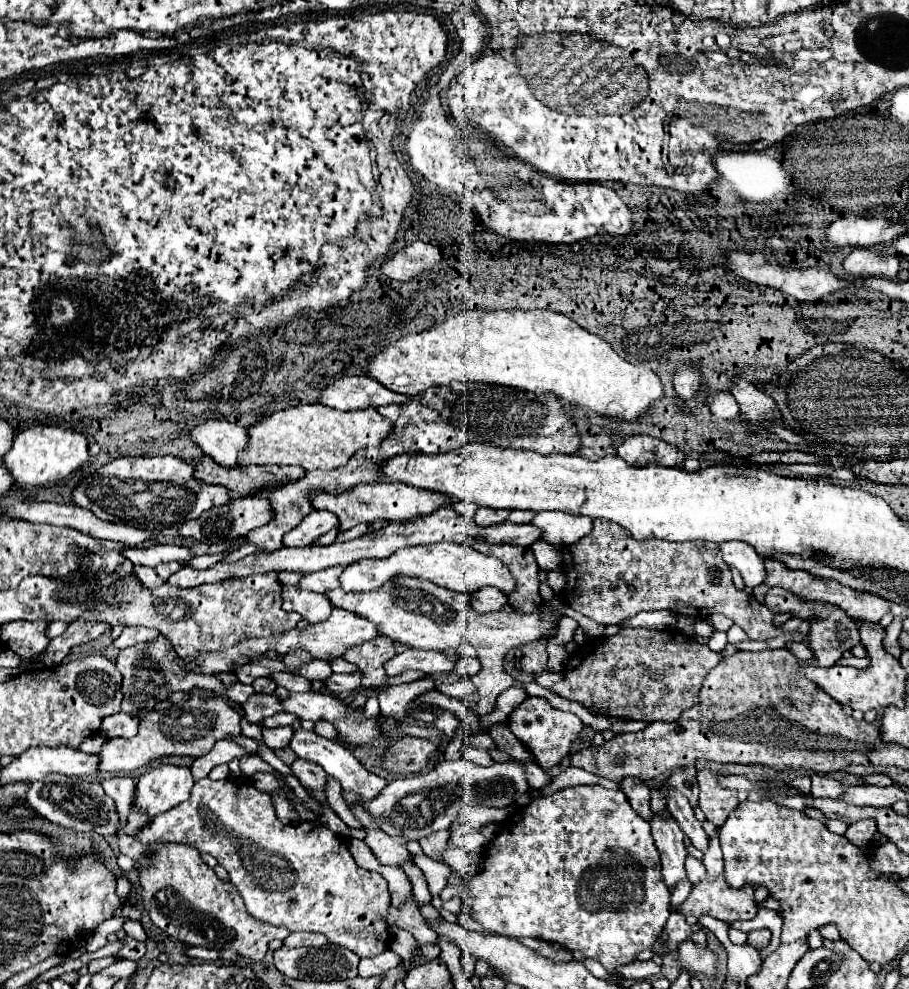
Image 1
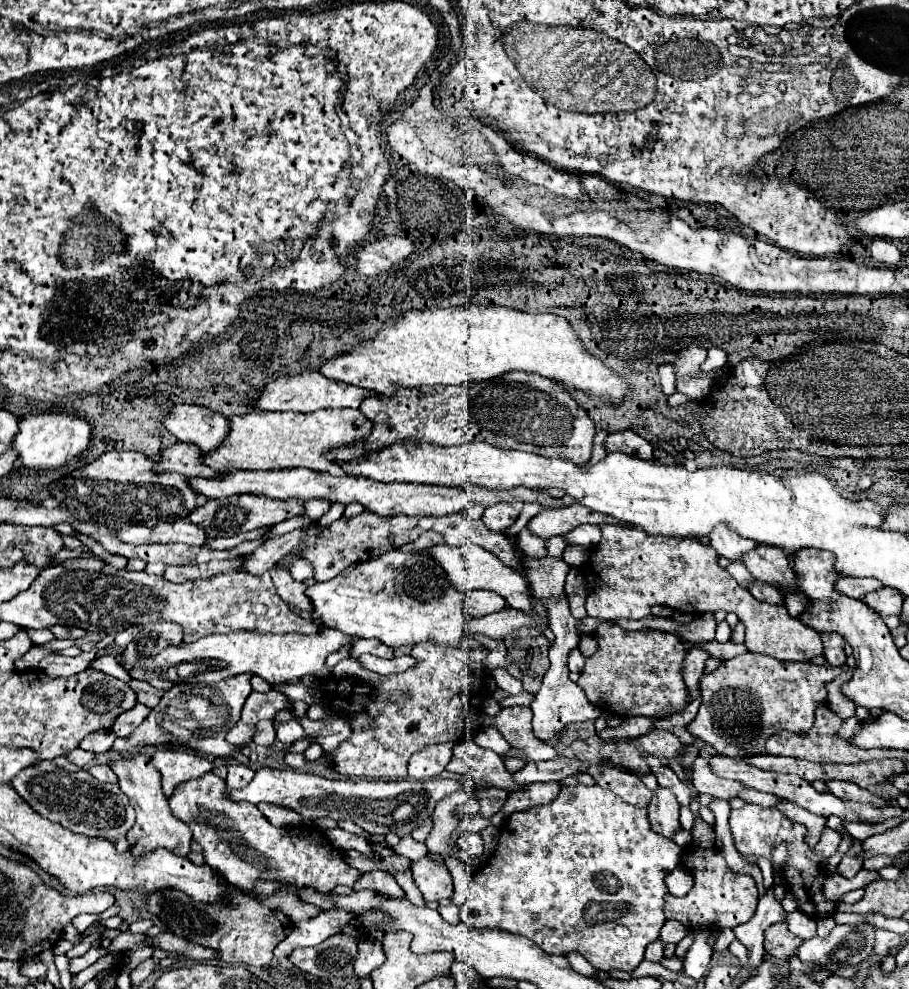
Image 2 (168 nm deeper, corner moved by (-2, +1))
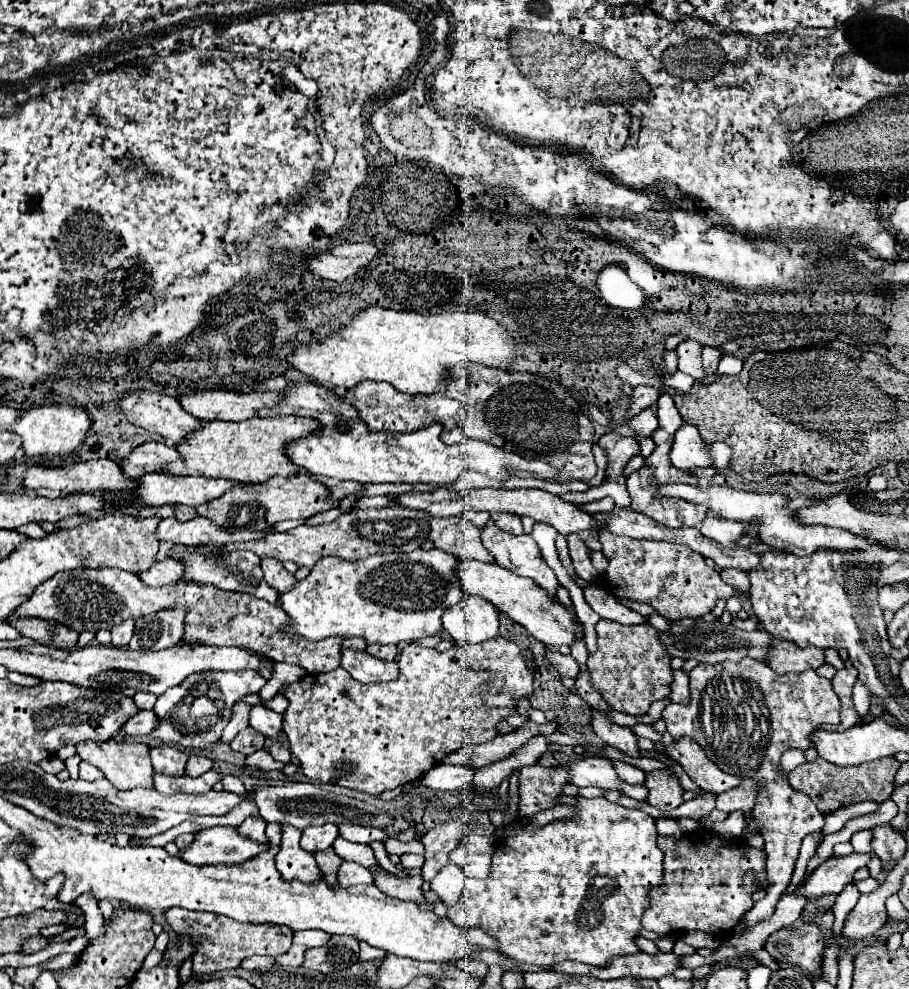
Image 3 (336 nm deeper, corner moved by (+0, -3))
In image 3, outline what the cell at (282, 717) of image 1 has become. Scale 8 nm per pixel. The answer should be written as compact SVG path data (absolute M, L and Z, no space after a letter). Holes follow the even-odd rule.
M249 726L249 728L245 728L245 730L241 730L241 732L237 734L237 738L231 742L231 748L233 748L233 750L239 750L239 752L243 752L243 754L253 754L255 750L261 748L259 736L261 736L261 734L255 732L255 730Z

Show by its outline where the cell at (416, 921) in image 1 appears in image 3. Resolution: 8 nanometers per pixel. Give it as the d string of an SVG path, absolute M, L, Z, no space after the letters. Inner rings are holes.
M343 862L339 868L339 882L341 882L341 886L357 886L357 884L373 886L375 876L367 868L363 868L355 862Z

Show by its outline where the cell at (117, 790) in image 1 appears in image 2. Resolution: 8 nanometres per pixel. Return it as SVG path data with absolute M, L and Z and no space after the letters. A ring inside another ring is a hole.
M99 764L99 766L91 766L89 772L93 774L93 778L99 778L101 782L117 782L117 776L113 774L113 770L107 764Z

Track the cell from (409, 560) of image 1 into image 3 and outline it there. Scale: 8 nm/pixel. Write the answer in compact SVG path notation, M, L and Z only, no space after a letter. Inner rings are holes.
M479 560L459 562L457 572L469 594L487 598L491 604L495 604L495 608L499 608L499 612L507 614L513 622L521 624L531 636L535 636L545 646L571 644L573 638L579 636L579 628L577 628L573 616L565 610L565 606L561 602L559 602L559 606L551 606L551 602L547 602L547 594L543 594L539 590L539 586L535 586L535 582L531 582L531 578L515 576L495 562L487 564L487 562L479 562Z

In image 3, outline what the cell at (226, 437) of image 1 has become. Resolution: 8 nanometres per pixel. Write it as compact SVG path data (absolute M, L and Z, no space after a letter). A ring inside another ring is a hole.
M137 390L123 398L121 408L131 424L161 434L171 444L185 442L185 438L203 424L203 420L183 410L179 398L147 390Z

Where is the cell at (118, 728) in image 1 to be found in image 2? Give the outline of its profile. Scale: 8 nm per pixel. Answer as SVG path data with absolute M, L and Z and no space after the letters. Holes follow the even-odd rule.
M137 704L135 708L123 712L123 714L115 720L115 724L113 724L115 736L127 738L127 736L129 736L145 718L147 718L147 714L149 714L149 708L147 708L145 704Z

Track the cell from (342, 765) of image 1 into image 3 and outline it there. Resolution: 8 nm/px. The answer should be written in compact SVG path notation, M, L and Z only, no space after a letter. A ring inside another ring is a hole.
M263 704L253 706L249 724L251 724L257 732L261 732L263 736L273 738L273 740L277 740L279 734L283 732L283 716L277 714L277 712L273 712L273 710L269 710L269 708L265 708Z

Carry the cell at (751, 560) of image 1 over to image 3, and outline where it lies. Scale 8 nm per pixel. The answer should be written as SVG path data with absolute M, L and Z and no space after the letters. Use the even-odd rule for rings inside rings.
M707 514L707 518L701 524L701 534L719 542L725 548L737 548L739 546L737 542L743 538L745 528L739 522L711 518L711 514Z

